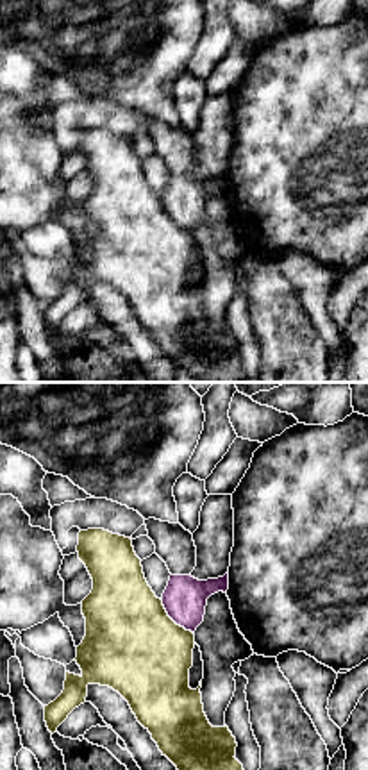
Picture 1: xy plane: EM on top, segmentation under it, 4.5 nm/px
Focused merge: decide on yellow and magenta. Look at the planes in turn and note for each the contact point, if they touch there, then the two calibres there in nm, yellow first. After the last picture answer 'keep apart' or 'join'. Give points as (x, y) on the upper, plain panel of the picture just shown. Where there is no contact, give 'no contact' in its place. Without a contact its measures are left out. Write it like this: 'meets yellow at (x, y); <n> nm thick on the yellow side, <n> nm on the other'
meets yellow at (172, 220); 420 nm thick on the yellow side, 200 nm on the other

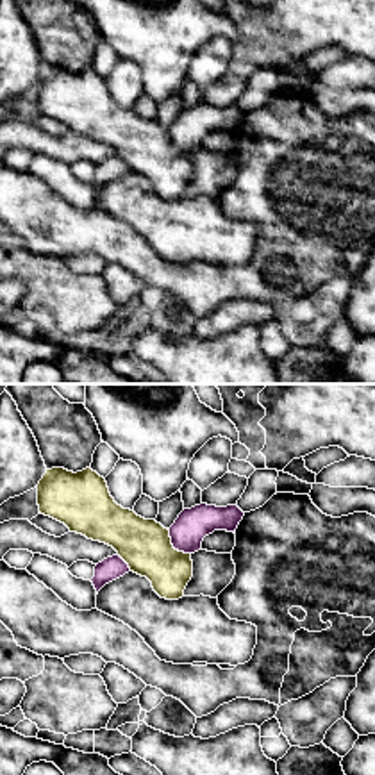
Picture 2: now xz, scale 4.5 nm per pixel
meets yellow at (172, 147); 240 nm thick on the yellow side, 150 nm on the other

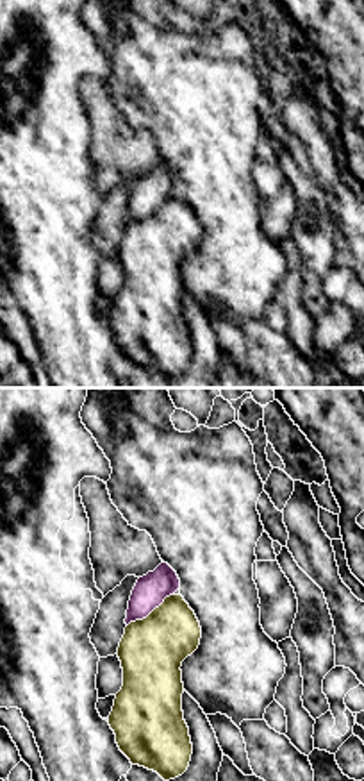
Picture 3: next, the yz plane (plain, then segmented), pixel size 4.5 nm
meets yellow at (150, 213); 280 nm thick on the yellow side, 150 nm on the other

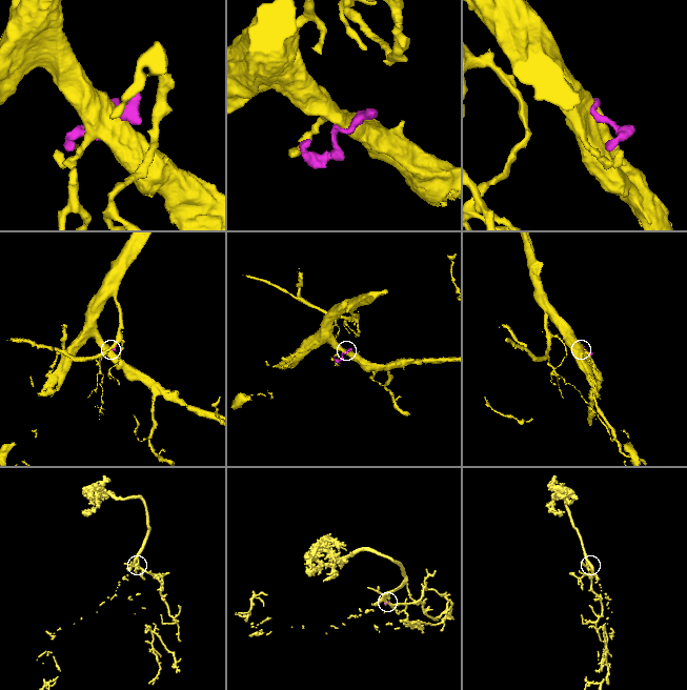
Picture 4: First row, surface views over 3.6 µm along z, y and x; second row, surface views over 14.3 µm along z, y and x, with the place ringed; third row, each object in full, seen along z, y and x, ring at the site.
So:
keep apart

